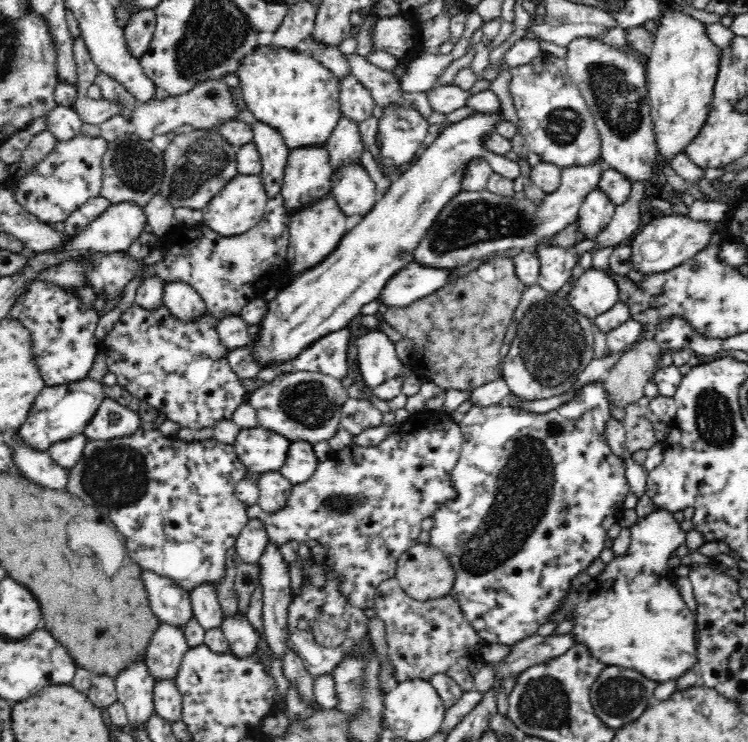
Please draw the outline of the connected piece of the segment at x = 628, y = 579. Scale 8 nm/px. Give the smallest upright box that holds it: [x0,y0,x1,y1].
[548,507,698,682]

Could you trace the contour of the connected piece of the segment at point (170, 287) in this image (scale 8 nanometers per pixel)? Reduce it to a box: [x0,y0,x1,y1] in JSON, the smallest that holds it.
[163,282,207,322]

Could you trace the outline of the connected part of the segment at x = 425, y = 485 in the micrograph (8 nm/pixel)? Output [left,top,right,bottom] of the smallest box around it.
[262,410,459,609]

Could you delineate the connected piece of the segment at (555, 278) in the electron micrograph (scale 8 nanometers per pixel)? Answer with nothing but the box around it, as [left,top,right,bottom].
[537,247,576,292]

